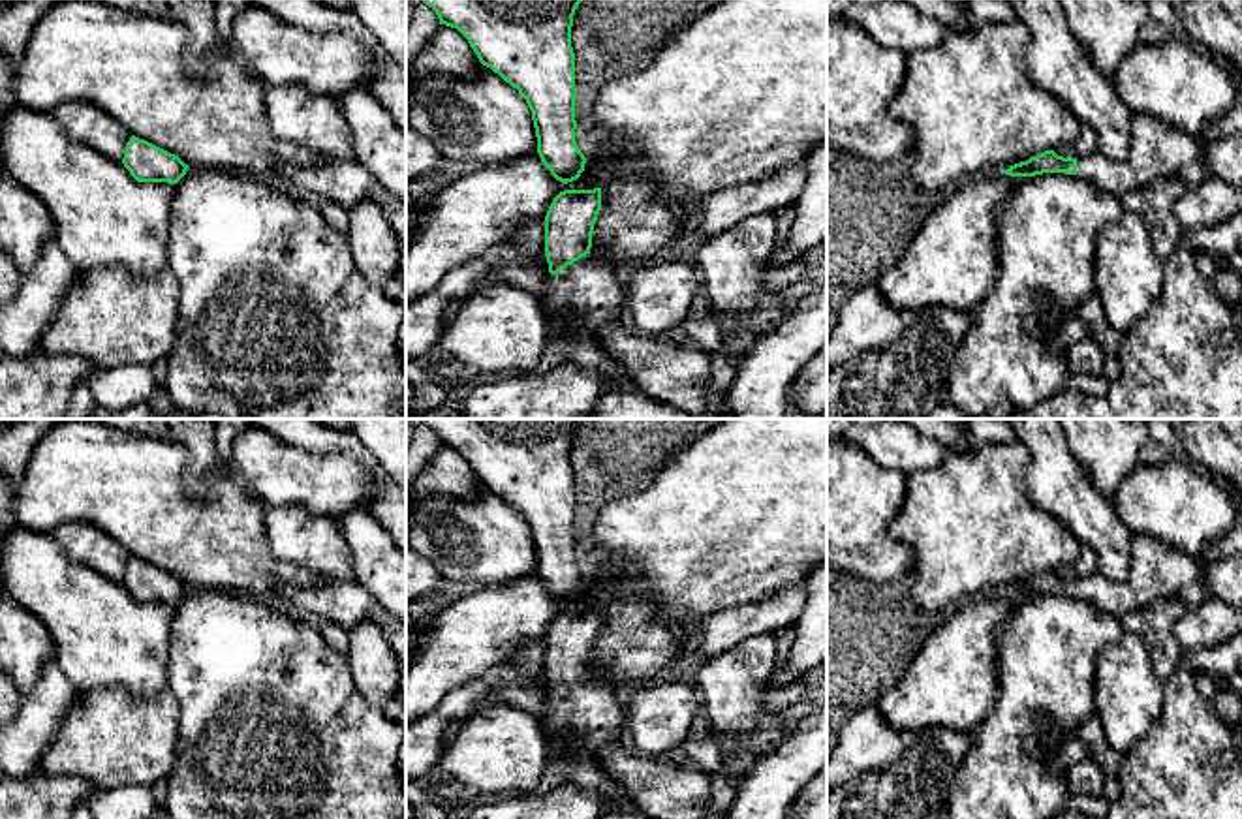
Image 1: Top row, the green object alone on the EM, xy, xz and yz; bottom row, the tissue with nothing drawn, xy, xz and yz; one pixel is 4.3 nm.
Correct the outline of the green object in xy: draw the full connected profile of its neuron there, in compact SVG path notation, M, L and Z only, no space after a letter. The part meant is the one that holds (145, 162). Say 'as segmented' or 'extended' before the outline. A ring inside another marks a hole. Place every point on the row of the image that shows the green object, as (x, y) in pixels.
as segmented; M135 135L126 143L122 163L137 182L177 184L188 171L179 156Z

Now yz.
extended; M1133 113L1129 124L1129 150L1124 160L1110 160L1101 152L1063 158L1045 150L1003 171L1009 177L1035 177L1043 173L1079 175L1105 192L1122 197L1159 177L1180 178L1188 188L1210 175L1203 137L1172 128L1154 116Z

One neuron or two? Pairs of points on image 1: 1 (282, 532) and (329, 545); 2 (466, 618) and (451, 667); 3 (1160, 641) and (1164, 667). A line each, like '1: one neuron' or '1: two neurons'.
1: one neuron
2: one neuron
3: one neuron

